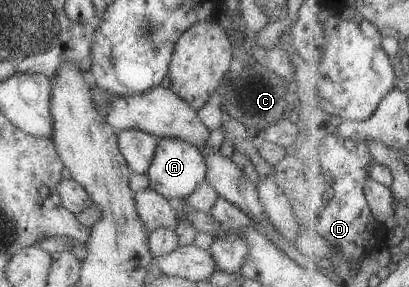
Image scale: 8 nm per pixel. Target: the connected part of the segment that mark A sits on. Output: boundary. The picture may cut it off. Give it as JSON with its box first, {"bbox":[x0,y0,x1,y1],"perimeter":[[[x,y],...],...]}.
{"bbox":[147,138,207,202],"perimeter":[[[158,138],[153,160],[147,169],[148,187],[170,202],[180,202],[205,181],[207,172],[200,149],[175,138]]]}

